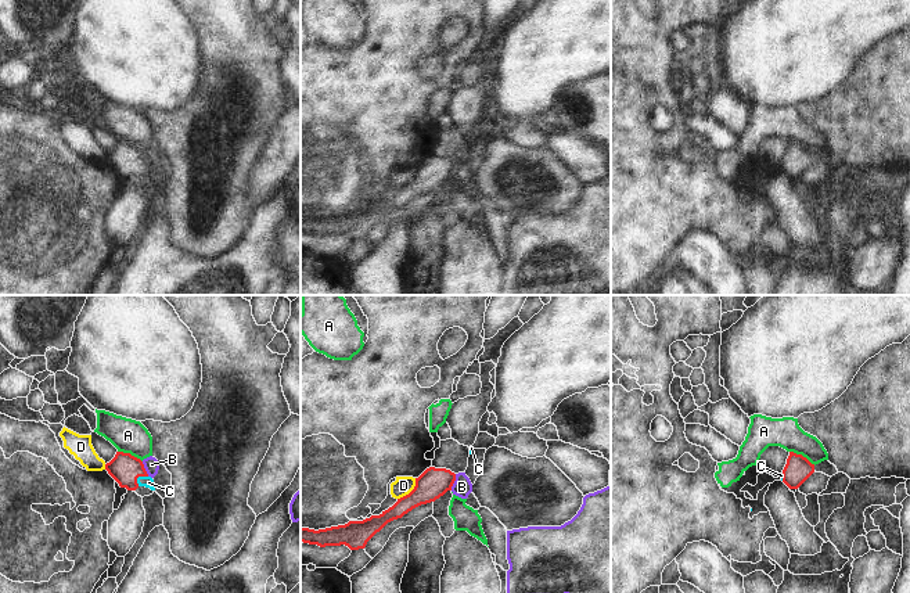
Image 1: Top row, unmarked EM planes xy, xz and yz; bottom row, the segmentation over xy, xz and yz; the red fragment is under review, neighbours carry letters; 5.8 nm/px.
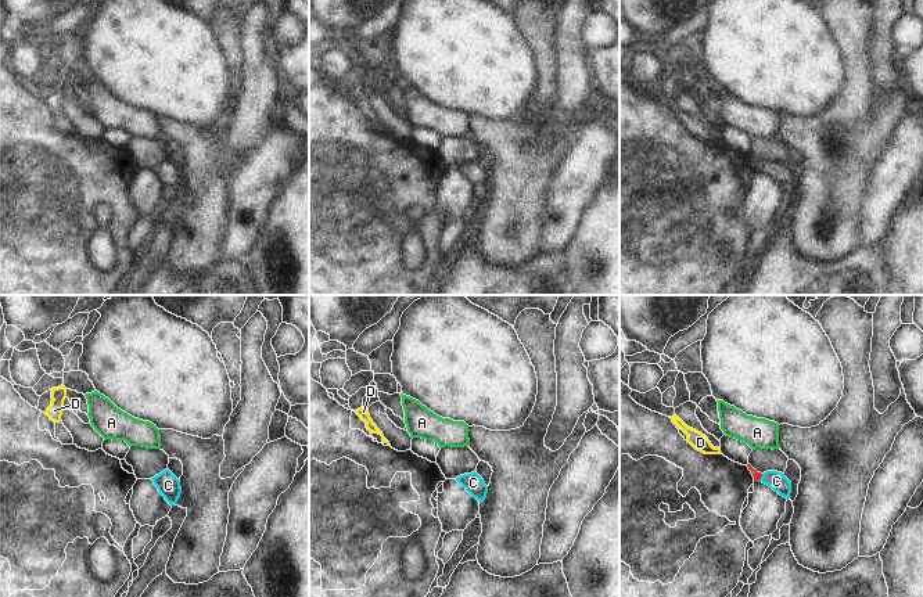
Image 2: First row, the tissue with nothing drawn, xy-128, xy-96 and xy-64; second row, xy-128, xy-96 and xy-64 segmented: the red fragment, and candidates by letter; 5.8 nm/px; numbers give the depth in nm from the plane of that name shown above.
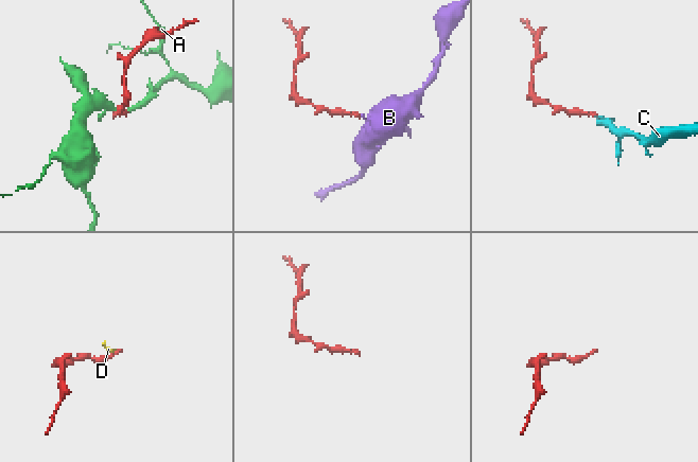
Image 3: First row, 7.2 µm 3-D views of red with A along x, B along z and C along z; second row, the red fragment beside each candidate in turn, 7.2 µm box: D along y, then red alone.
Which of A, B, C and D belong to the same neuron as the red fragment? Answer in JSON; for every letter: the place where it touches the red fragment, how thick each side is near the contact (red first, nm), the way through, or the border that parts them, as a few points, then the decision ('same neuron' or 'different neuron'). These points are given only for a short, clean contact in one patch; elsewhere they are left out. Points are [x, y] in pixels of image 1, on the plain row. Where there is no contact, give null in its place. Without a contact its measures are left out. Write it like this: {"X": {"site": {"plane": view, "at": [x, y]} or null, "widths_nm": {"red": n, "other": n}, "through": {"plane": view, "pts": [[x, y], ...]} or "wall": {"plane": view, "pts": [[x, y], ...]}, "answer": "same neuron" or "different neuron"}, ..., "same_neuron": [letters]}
{"A": {"site": {"plane": "yz", "at": [801, 144]}, "widths_nm": {"red": 160, "other": 180}, "wall": {"plane": "yz", "pts": [[790, 140], [805, 146], [815, 154]]}, "answer": "different neuron"}, "B": {"site": {"plane": "xz", "at": [453, 172]}, "widths_nm": {"red": 180, "other": 110}, "wall": {"plane": "xz", "pts": [[456, 164], [450, 179]]}, "answer": "different neuron"}, "C": {"site": {"plane": "xy", "at": [139, 165]}, "widths_nm": {"red": 180, "other": 60}, "through": {"plane": "xy", "pts": [[125, 158], [130, 164], [139, 165], [143, 171]]}, "answer": "same neuron"}, "D": {"site": {"plane": "xz", "at": [412, 180]}, "widths_nm": {"red": 180, "other": 110}, "wall": {"plane": "xz", "pts": [[416, 168], [416, 175], [398, 189]]}, "answer": "different neuron"}, "same_neuron": ["C"]}

